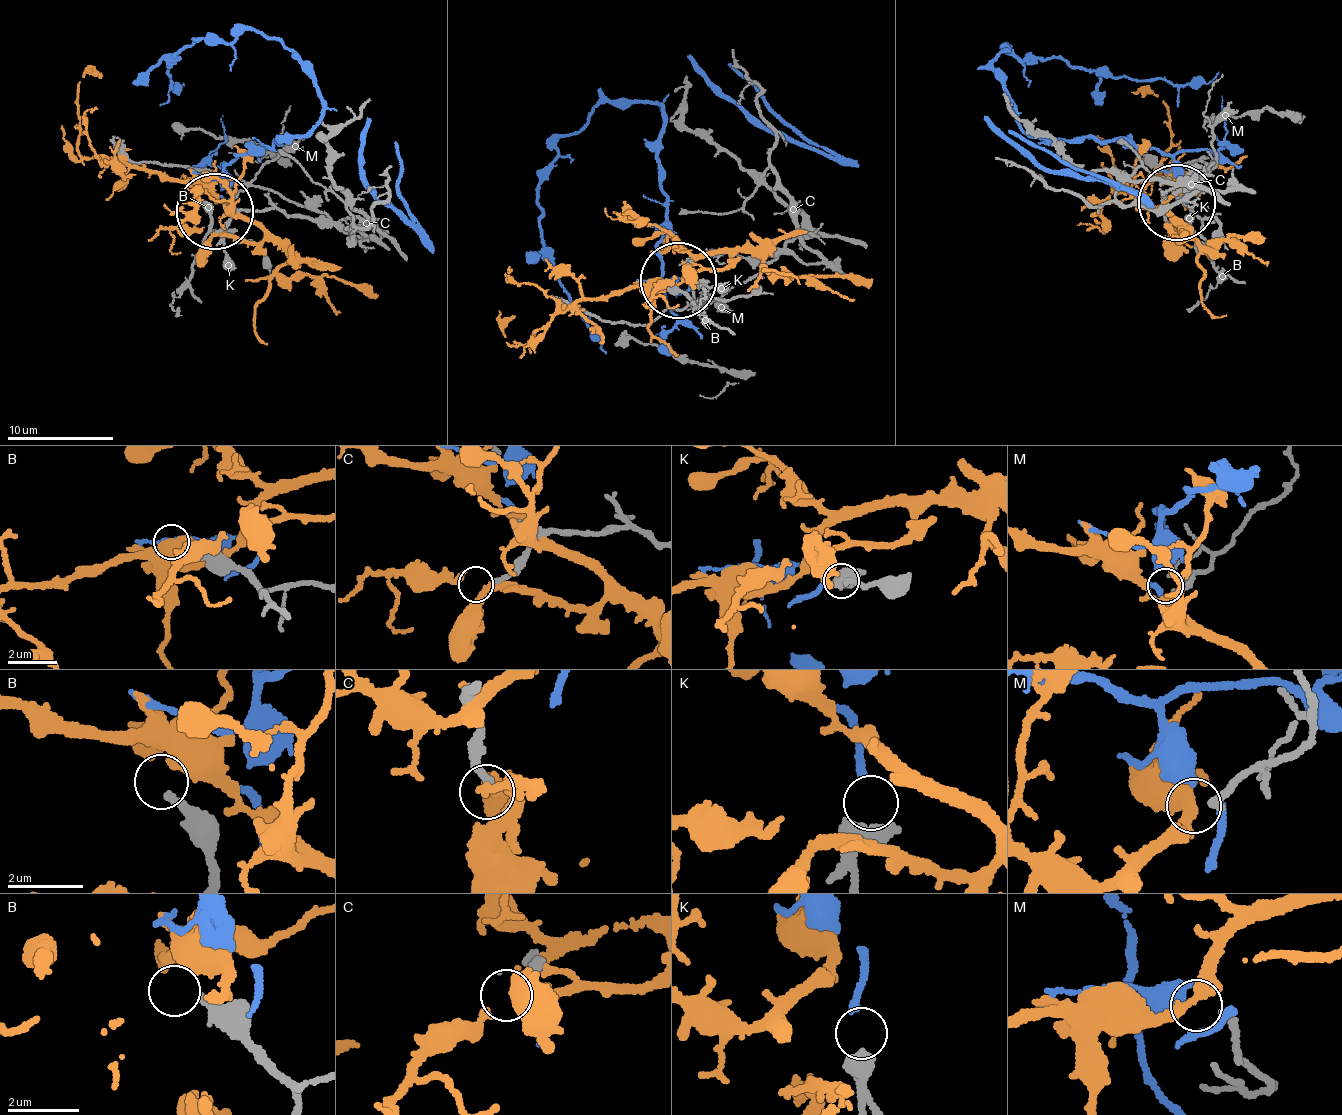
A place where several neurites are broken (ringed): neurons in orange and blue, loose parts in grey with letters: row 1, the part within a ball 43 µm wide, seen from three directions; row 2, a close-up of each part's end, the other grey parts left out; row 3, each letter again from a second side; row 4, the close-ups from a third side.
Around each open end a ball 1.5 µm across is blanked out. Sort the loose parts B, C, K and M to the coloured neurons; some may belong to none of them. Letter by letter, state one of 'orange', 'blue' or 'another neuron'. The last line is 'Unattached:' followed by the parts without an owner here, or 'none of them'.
B: another neuron
C: another neuron
K: blue
M: orange
Unattached: B, C

